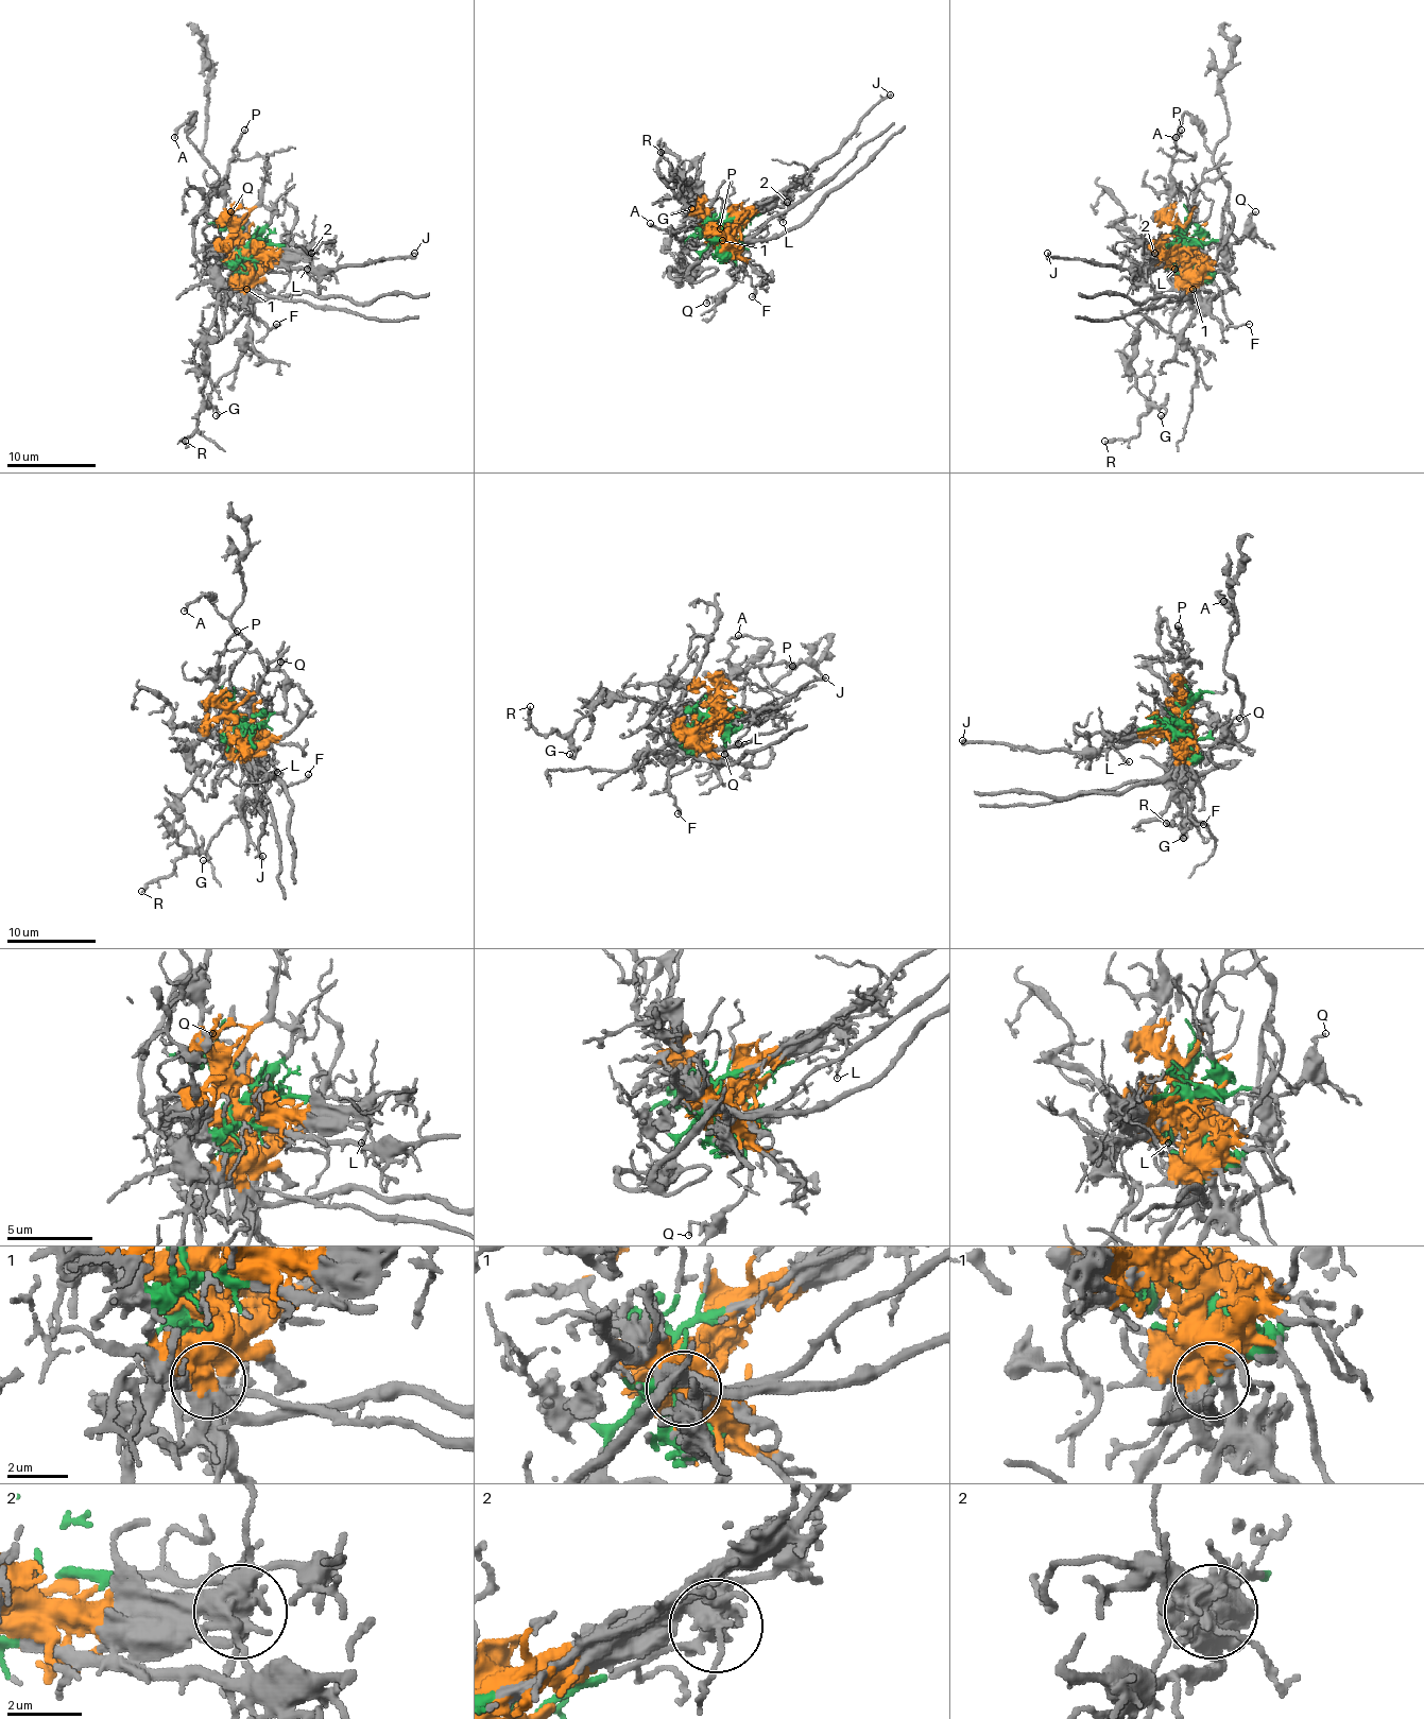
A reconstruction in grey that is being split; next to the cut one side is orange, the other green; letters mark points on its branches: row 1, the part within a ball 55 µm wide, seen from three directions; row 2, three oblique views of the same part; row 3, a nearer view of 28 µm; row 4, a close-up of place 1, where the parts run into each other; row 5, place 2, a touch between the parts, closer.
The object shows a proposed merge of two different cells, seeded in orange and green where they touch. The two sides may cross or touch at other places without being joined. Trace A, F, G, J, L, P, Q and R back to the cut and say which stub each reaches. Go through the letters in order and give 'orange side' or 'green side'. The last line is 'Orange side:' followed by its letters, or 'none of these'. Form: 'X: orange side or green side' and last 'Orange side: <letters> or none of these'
A: green side
F: orange side
G: orange side
J: green side
L: green side
P: orange side
Q: green side
R: orange side
Orange side: F, G, P, R

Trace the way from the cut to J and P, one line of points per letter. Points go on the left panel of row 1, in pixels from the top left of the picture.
J: (242, 244), (302, 246), (322, 242), (330, 248), (338, 264), (393, 260), (415, 253)
P: (242, 244), (238, 218), (226, 198), (226, 165), (244, 130)

